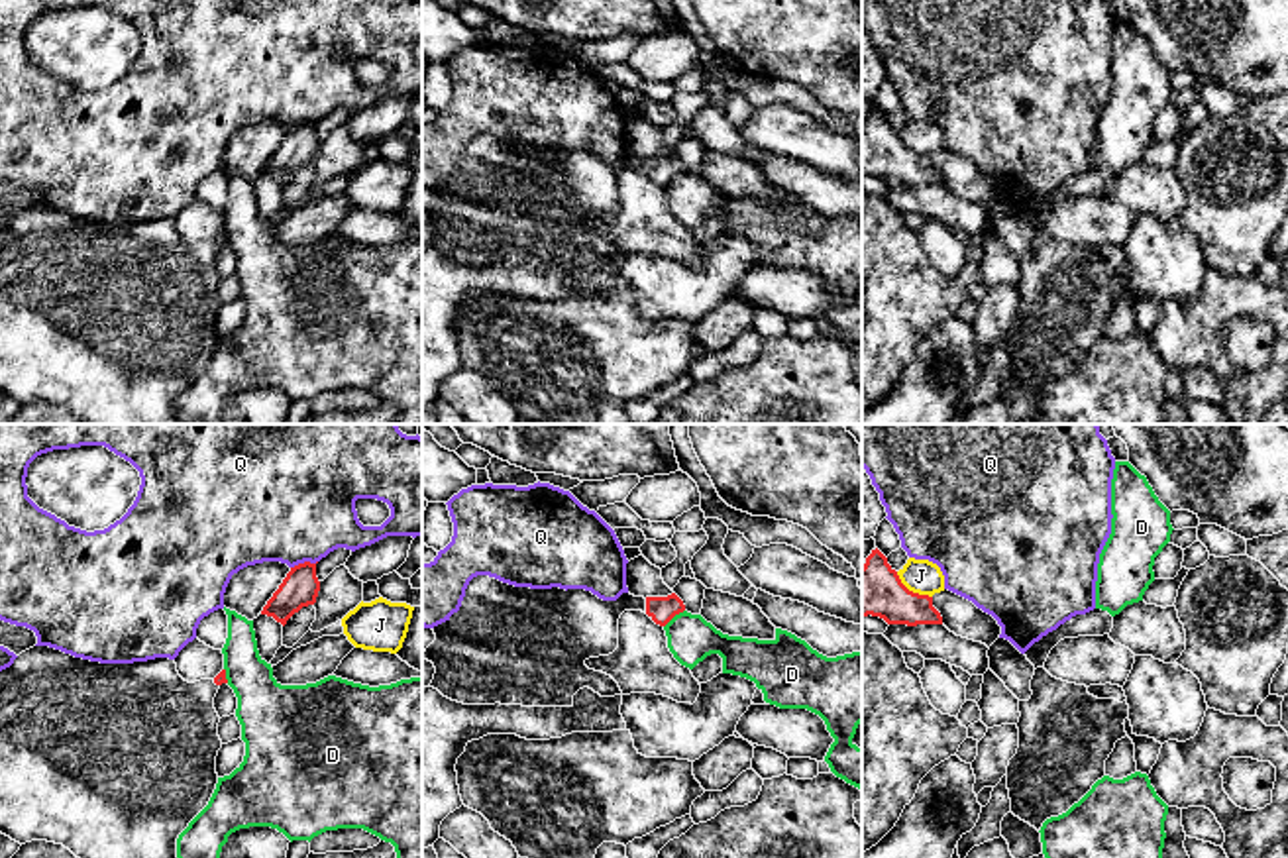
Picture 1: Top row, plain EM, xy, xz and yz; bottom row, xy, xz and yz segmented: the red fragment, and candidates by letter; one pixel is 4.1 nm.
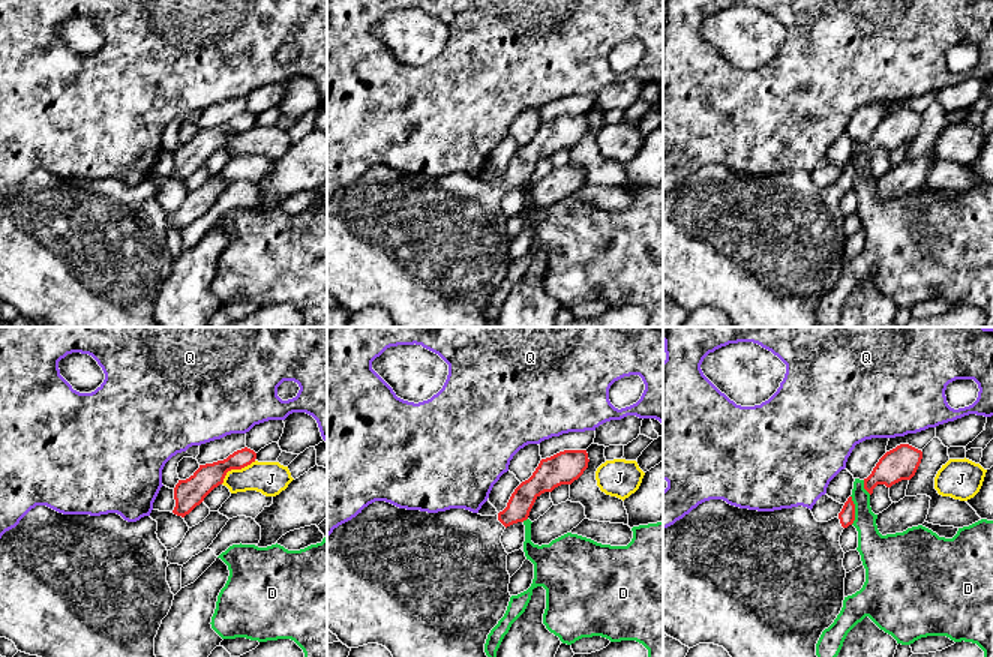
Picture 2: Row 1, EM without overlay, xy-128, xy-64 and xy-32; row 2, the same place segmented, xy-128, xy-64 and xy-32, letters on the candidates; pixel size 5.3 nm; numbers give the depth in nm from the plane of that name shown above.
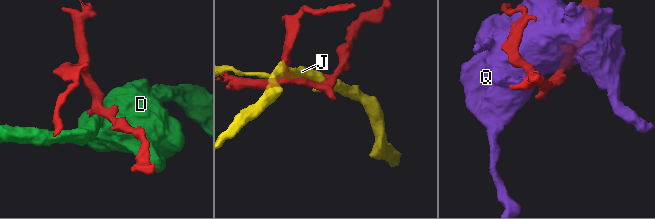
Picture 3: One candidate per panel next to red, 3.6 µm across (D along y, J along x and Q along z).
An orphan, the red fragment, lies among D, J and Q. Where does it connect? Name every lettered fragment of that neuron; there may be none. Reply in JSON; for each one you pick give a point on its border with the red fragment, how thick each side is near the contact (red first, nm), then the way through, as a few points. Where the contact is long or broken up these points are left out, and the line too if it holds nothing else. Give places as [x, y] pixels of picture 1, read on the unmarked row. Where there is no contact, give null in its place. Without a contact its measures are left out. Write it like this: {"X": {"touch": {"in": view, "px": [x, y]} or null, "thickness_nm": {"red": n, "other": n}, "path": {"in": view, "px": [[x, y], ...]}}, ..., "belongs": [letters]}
{"belongs": []}

